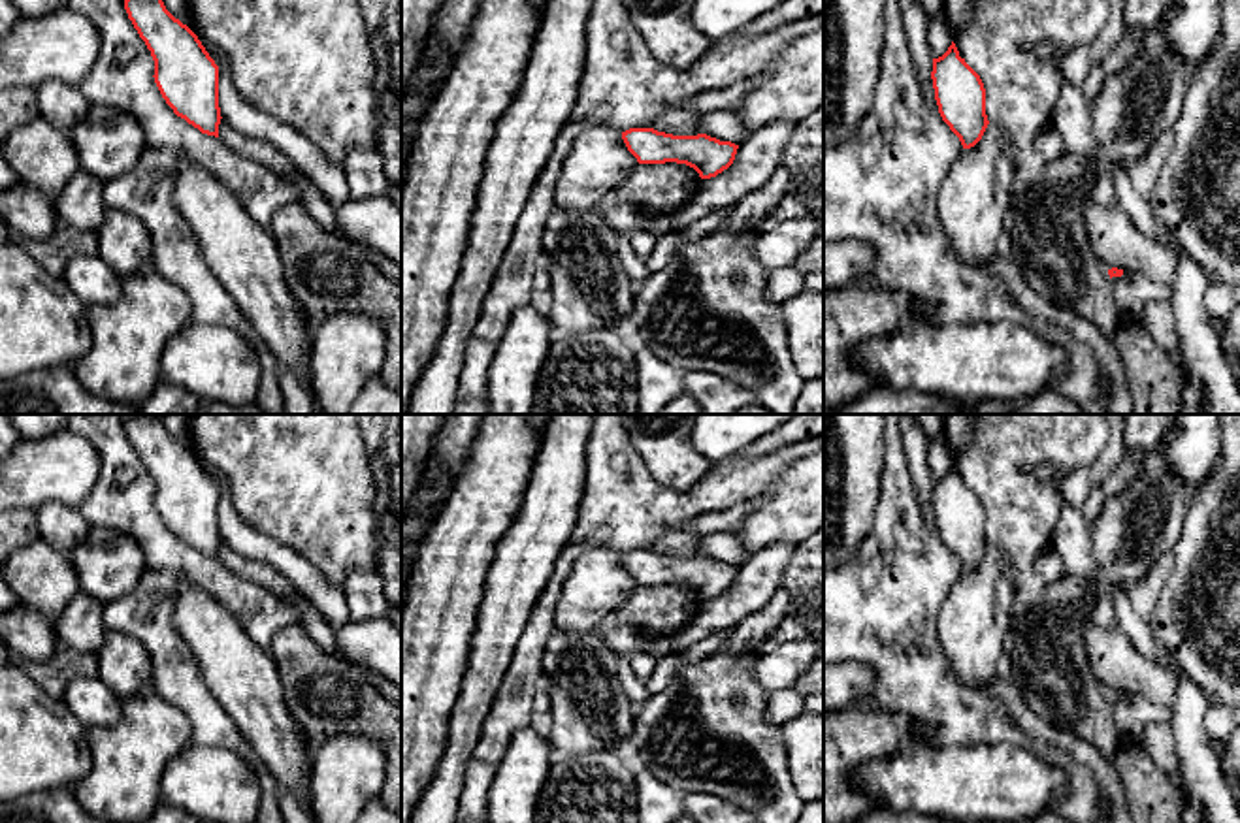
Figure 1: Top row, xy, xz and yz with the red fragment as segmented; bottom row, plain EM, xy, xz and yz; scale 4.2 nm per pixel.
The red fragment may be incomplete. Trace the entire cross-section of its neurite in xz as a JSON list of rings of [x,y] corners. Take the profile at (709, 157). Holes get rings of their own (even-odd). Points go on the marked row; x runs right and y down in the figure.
[[[629,128],[622,132],[622,139],[639,164],[686,164],[701,179],[716,177],[727,169],[739,149],[731,141],[720,141],[707,134],[673,136],[654,128]]]

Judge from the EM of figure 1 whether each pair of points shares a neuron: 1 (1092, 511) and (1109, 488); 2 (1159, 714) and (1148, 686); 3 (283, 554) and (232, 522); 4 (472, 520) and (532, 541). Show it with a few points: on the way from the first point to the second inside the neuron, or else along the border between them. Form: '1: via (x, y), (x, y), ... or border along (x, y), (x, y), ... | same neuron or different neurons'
1: via (1093, 505), (1103, 494) | same neuron
2: border along (1124, 690), (1171, 709) | different neurons
3: via (270, 552), (257, 547), (245, 535) | same neuron
4: border along (524, 492), (513, 522), (498, 543), (489, 573) | different neurons

